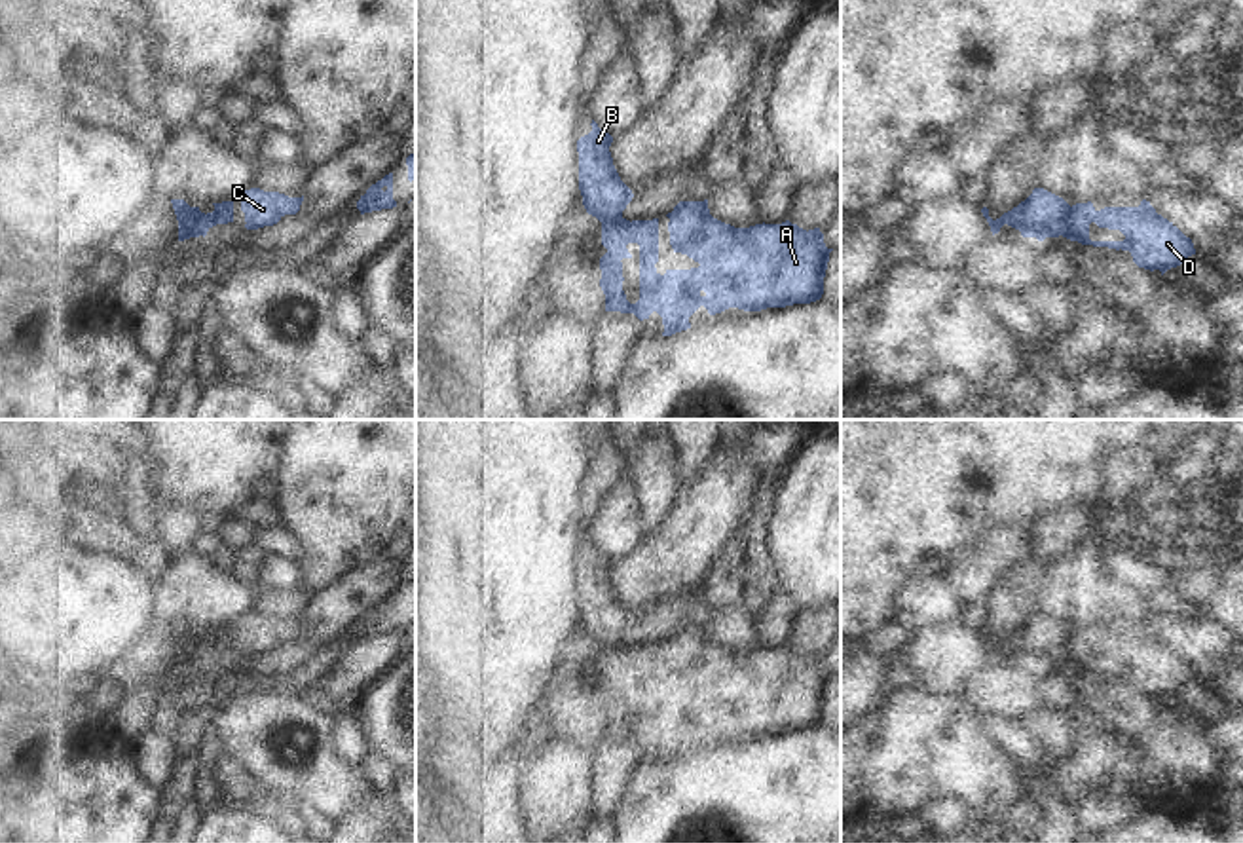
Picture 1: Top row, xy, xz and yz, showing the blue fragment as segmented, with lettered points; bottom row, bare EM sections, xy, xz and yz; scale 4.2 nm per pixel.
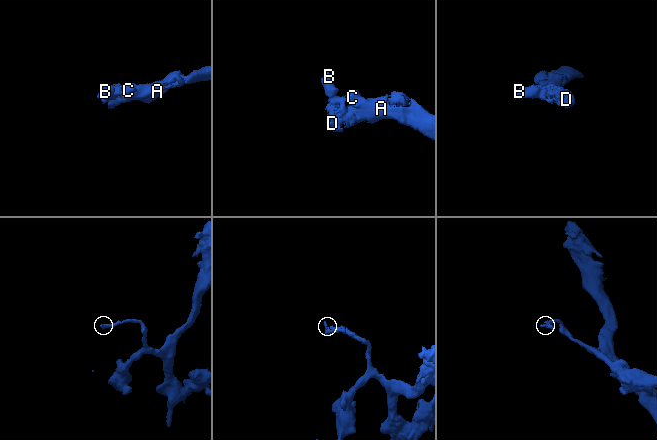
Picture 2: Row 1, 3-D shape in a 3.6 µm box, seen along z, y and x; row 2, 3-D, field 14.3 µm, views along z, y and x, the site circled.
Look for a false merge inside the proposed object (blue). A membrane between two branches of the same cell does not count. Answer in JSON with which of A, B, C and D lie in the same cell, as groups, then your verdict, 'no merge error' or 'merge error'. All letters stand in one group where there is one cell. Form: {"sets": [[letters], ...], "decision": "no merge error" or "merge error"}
{"sets": [["A", "C", "D"], ["B"]], "decision": "merge error"}

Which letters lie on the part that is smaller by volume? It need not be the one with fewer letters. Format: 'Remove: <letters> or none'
Remove: B.

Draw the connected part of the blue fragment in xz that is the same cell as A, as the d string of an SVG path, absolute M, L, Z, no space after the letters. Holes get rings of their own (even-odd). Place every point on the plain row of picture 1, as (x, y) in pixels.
M708 625L679 627L670 644L670 670L674 678L687 680L698 693L666 695L660 701L655 693L659 687L659 644L626 646L617 644L602 649L602 670L607 678L600 684L600 712L605 720L605 737L634 739L640 746L649 744L653 737L662 742L662 761L691 754L689 742L704 731L710 740L729 733L744 737L761 737L767 733L786 733L793 729L810 729L824 720L824 702L829 678L820 653L803 655L789 646L782 649L755 649L734 653L710 640ZM626 670L640 670L640 725L630 729L622 716L622 684L632 684Z

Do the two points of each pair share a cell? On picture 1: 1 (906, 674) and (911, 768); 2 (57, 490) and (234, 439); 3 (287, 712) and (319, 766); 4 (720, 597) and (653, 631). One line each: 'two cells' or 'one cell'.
1: two cells
2: one cell
3: one cell
4: two cells

